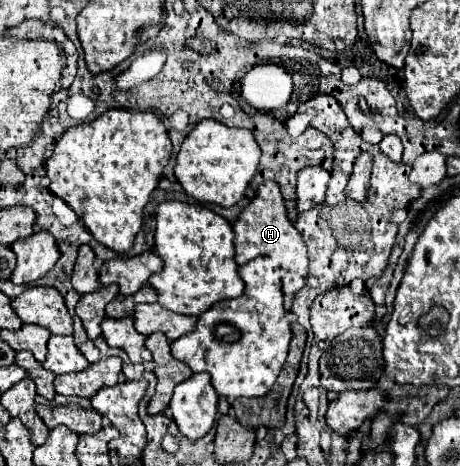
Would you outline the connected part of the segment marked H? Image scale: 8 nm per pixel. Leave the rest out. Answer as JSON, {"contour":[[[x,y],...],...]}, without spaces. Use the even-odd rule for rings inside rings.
{"contour":[[[264,181],[258,187],[256,197],[242,209],[238,219],[232,223],[232,229],[234,229],[234,247],[236,247],[234,261],[238,265],[244,265],[258,255],[274,257],[274,259],[278,259],[278,263],[282,267],[284,295],[294,295],[298,289],[302,289],[302,285],[306,283],[306,277],[308,277],[306,245],[304,245],[300,233],[294,229],[292,221],[288,219],[288,213],[286,213],[286,207],[284,207],[276,181]]]}

